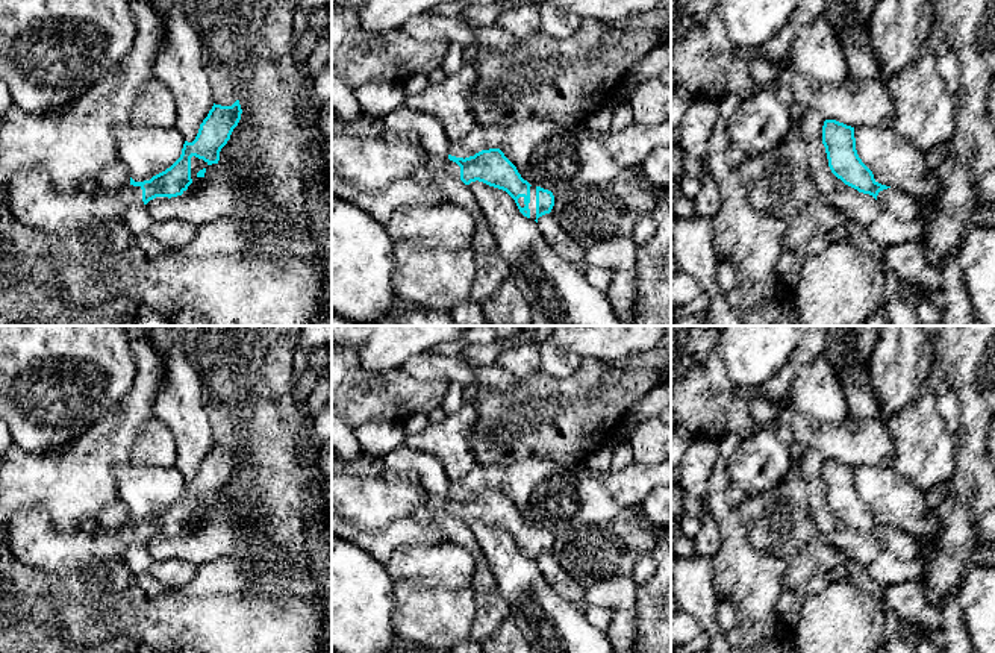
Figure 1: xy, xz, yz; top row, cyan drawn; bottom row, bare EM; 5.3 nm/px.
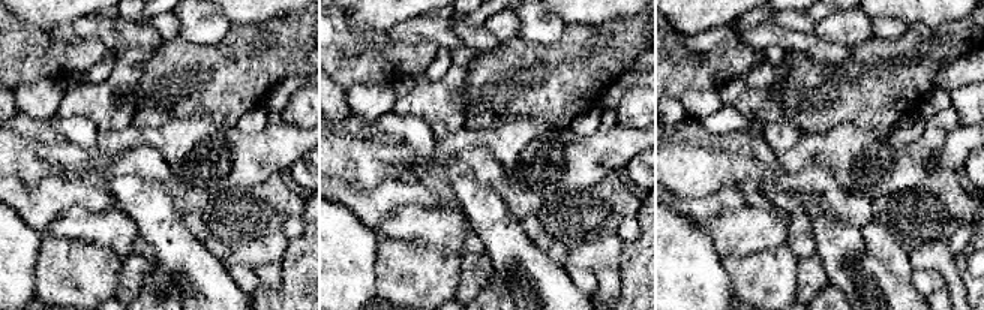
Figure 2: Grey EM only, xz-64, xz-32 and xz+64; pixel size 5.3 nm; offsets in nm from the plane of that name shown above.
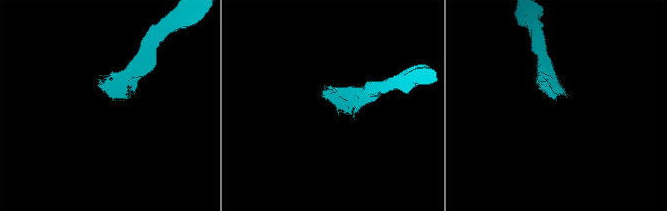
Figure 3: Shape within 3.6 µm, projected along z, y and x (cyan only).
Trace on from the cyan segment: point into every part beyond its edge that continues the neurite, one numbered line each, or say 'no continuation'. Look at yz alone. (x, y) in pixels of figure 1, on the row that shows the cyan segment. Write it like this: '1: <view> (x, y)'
1: yz (903, 206)

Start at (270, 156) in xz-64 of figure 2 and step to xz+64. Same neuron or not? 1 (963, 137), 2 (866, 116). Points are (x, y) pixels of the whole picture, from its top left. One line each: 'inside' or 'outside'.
1: inside
2: outside

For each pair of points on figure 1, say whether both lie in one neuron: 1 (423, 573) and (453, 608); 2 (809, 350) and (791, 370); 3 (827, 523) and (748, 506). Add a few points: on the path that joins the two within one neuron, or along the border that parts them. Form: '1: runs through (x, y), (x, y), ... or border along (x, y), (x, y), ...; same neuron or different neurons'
1: border along (399, 581), (468, 590); different neurons
2: runs through (804, 355), (794, 365); same neuron
3: border along (804, 485), (815, 528), (836, 547); different neurons

